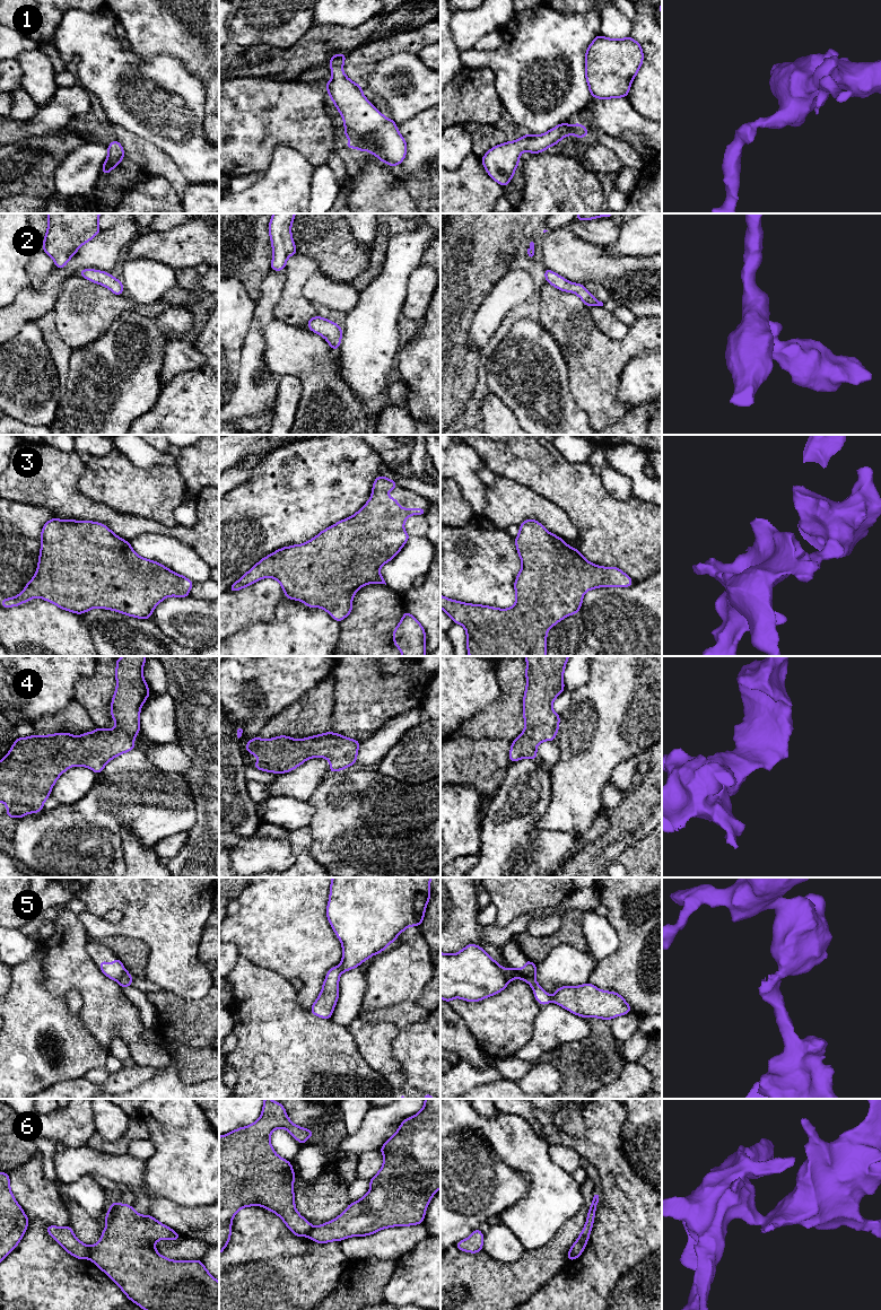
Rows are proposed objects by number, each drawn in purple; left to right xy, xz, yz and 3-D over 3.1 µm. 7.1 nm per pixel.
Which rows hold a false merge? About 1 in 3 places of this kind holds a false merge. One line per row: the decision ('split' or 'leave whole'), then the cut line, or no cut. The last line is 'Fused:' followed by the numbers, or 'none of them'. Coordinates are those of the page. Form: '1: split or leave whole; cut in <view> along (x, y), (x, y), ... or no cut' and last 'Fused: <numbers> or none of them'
1: leave whole; no cut
2: leave whole; no cut
3: leave whole; no cut
4: leave whole; no cut
5: split; cut in yz along (517, 969), (529, 974), (534, 979)
6: split; cut in xy along (88, 1247), (89, 1258)
Fused: 5, 6

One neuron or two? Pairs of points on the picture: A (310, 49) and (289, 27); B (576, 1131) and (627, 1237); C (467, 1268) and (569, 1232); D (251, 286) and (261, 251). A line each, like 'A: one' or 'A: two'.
A: two
B: two
C: one
D: one

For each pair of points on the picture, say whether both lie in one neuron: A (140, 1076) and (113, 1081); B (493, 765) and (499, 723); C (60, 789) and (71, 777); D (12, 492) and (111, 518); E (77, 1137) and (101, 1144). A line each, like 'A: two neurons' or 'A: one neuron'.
A: one neuron
B: two neurons
C: one neuron
D: one neuron
E: two neurons

